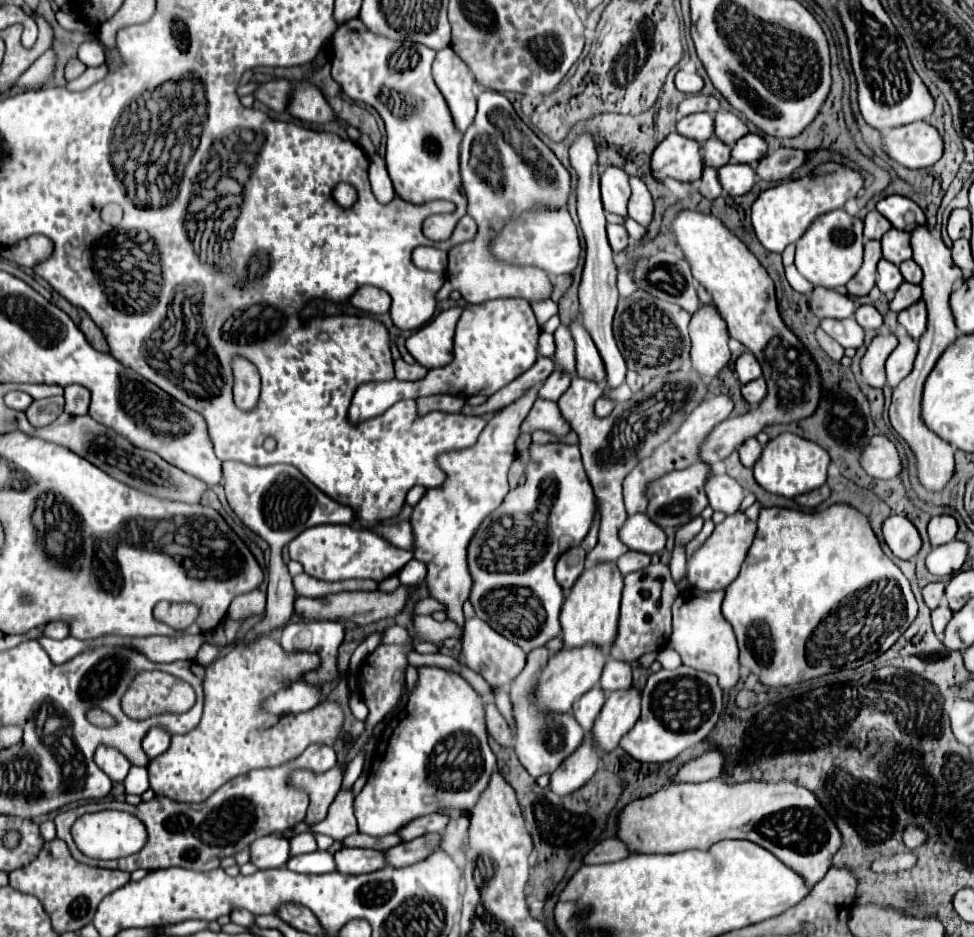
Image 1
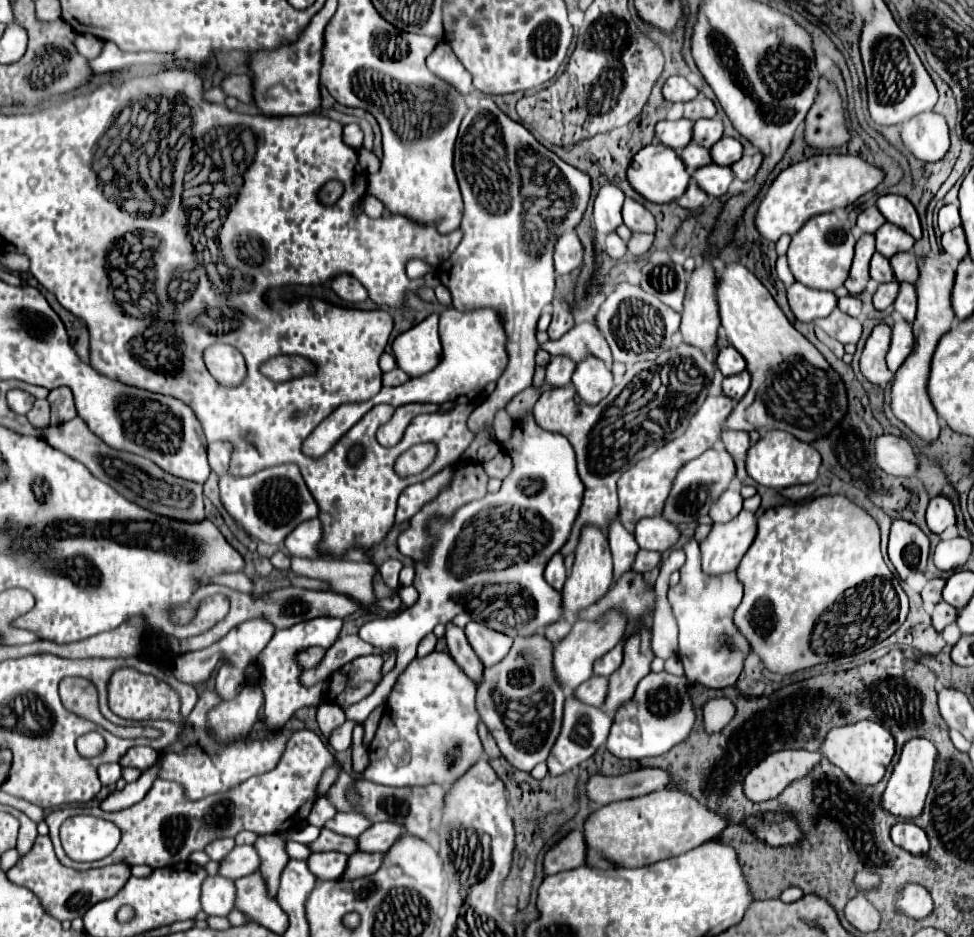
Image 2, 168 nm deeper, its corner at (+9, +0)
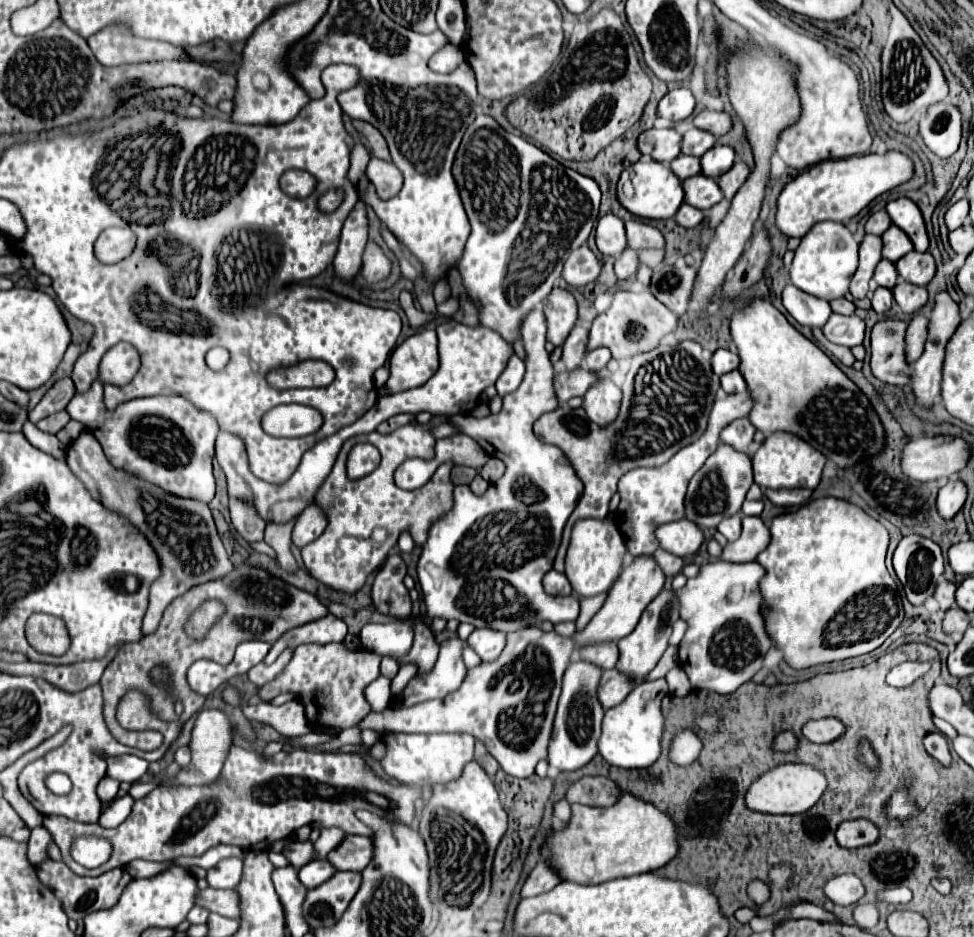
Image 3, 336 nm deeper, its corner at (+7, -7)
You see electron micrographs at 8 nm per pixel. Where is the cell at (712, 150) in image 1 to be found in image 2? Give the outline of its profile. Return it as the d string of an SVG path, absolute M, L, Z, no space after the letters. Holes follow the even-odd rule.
M689 143L689 145L681 151L681 155L679 155L679 157L681 157L681 159L683 159L683 163L687 165L687 172L691 176L697 169L699 169L699 167L703 167L703 165L709 165L709 163L711 163L709 149L699 147L697 143Z

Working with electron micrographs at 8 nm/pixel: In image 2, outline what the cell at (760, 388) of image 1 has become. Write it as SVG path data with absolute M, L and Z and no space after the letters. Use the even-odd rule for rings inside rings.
M741 371L741 373L737 373L737 375L725 377L723 383L721 383L721 387L723 387L723 393L725 393L725 395L729 395L729 397L735 399L735 401L739 401L739 399L747 393L749 383L751 383L749 373L747 373L747 371Z

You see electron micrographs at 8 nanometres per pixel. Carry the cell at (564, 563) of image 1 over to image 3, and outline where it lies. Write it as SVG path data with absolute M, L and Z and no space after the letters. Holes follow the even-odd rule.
M549 570L543 578L543 588L551 596L569 596L571 594L571 584L565 574L557 570Z

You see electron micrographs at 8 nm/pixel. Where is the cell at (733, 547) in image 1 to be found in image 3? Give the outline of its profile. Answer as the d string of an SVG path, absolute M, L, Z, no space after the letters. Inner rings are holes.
M745 516L743 520L743 532L741 538L735 542L727 542L721 552L721 560L733 562L733 564L743 564L743 562L753 562L761 550L769 544L769 528L763 524L761 518L757 516Z

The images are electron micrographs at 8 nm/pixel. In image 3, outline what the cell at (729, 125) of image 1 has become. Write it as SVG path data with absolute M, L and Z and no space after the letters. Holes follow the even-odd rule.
M691 128L683 134L683 144L681 144L681 152L683 154L693 154L693 156L703 156L709 148L713 148L717 142L717 138L705 130L699 128Z

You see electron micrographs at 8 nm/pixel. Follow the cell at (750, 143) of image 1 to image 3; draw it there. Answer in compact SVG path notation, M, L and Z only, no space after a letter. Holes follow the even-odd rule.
M713 146L701 156L701 172L713 178L729 172L735 164L735 150L729 146Z

